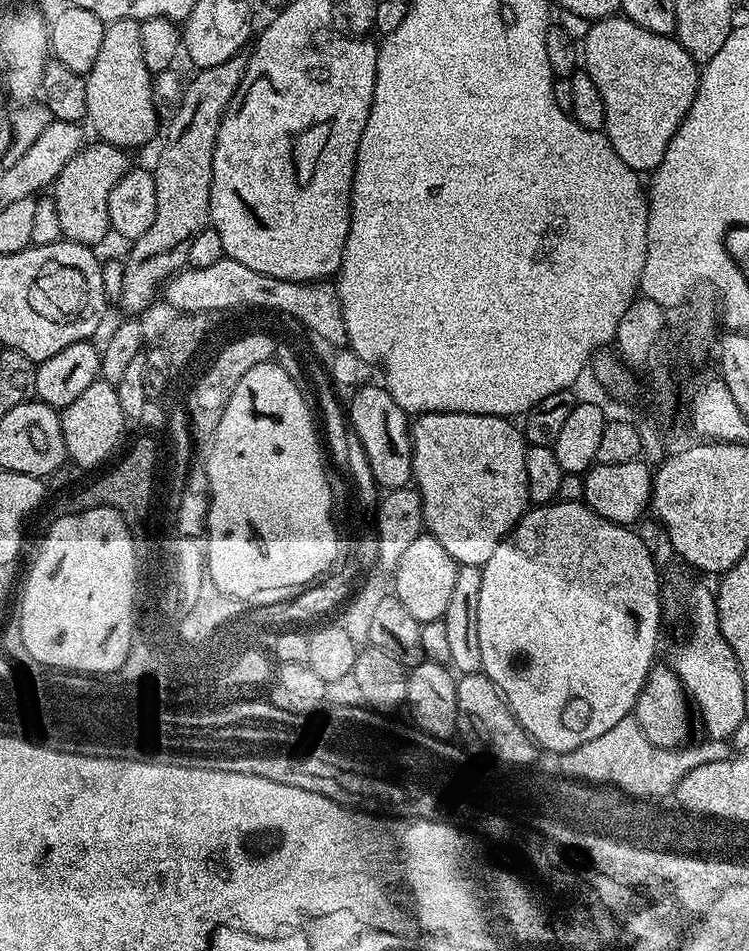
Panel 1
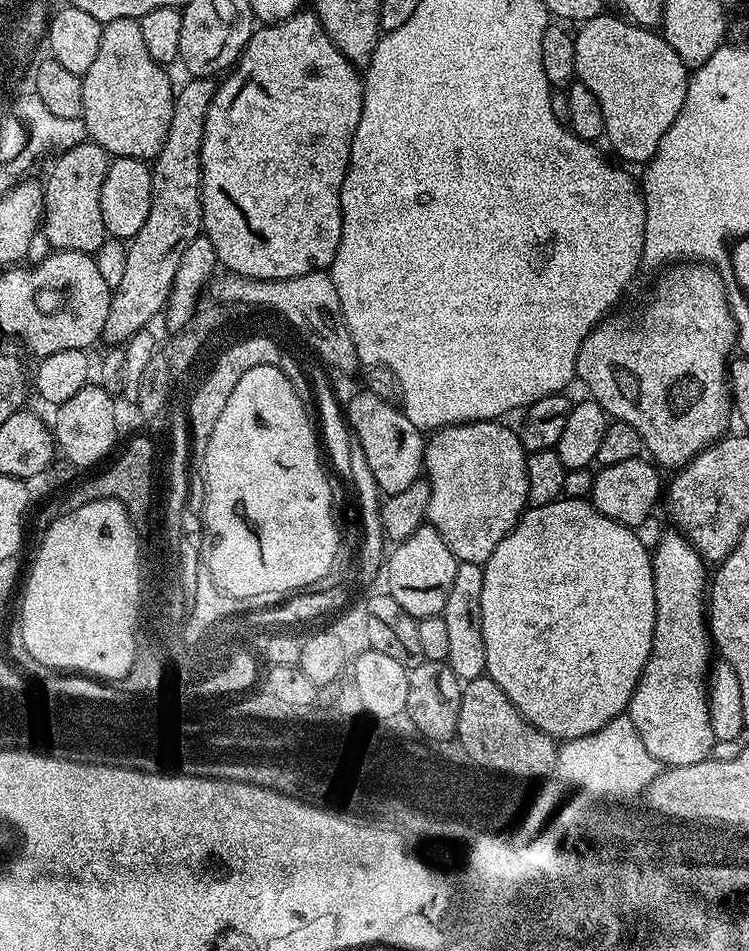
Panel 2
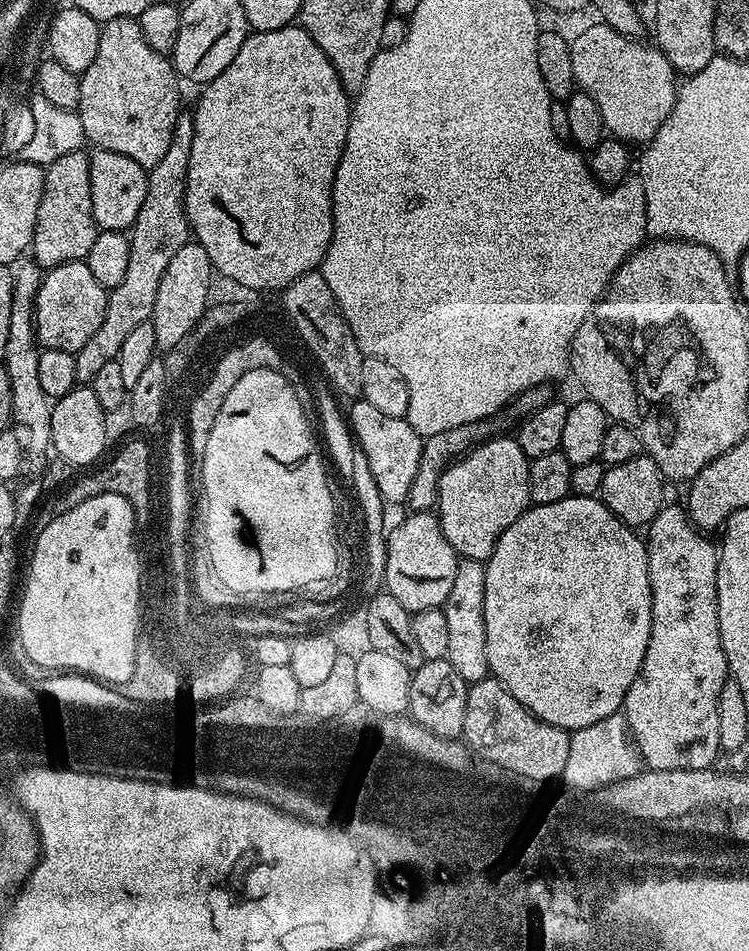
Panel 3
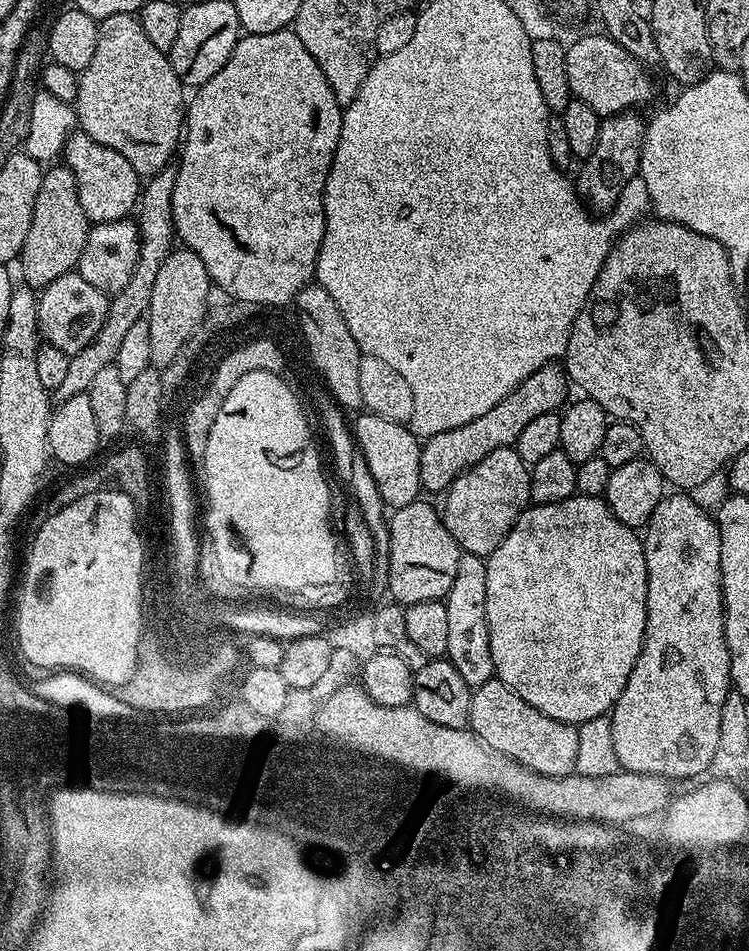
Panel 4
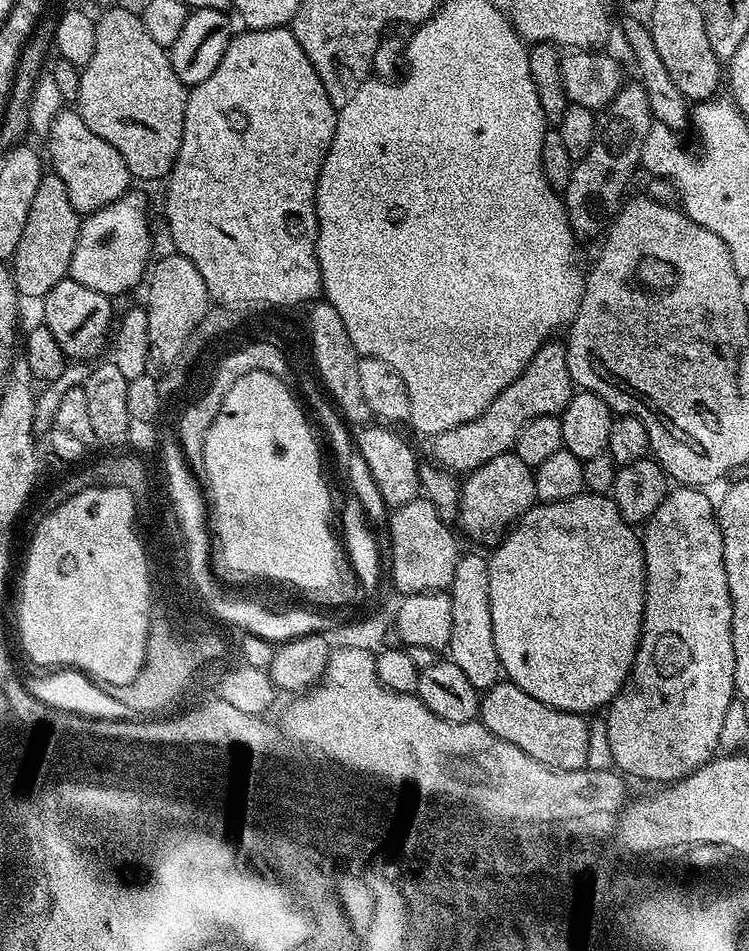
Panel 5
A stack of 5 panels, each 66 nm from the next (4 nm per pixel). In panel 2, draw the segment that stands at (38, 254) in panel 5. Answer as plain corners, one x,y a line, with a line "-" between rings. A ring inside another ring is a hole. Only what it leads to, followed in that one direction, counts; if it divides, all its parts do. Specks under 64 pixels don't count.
91,142
78,144
73,148
61,151
57,155
48,177
43,177
44,186
44,219
42,221
42,234
48,240
48,247
62,252
87,252
94,254
102,247
106,239
104,223
102,222
102,182
108,173
110,157
102,146

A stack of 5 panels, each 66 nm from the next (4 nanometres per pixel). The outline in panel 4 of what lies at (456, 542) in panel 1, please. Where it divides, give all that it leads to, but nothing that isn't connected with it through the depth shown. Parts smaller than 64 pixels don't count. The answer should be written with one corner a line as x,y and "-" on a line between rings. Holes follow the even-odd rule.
515,447
499,448
482,462
478,462
473,468
465,468
460,476
449,486
446,495
443,497
444,508
442,504
442,515
446,530
458,543
464,552
469,552
475,556
485,558
492,555
493,550
506,538
508,531
516,524
518,519
529,507
532,495
530,494
530,468
525,464
524,459
517,453

